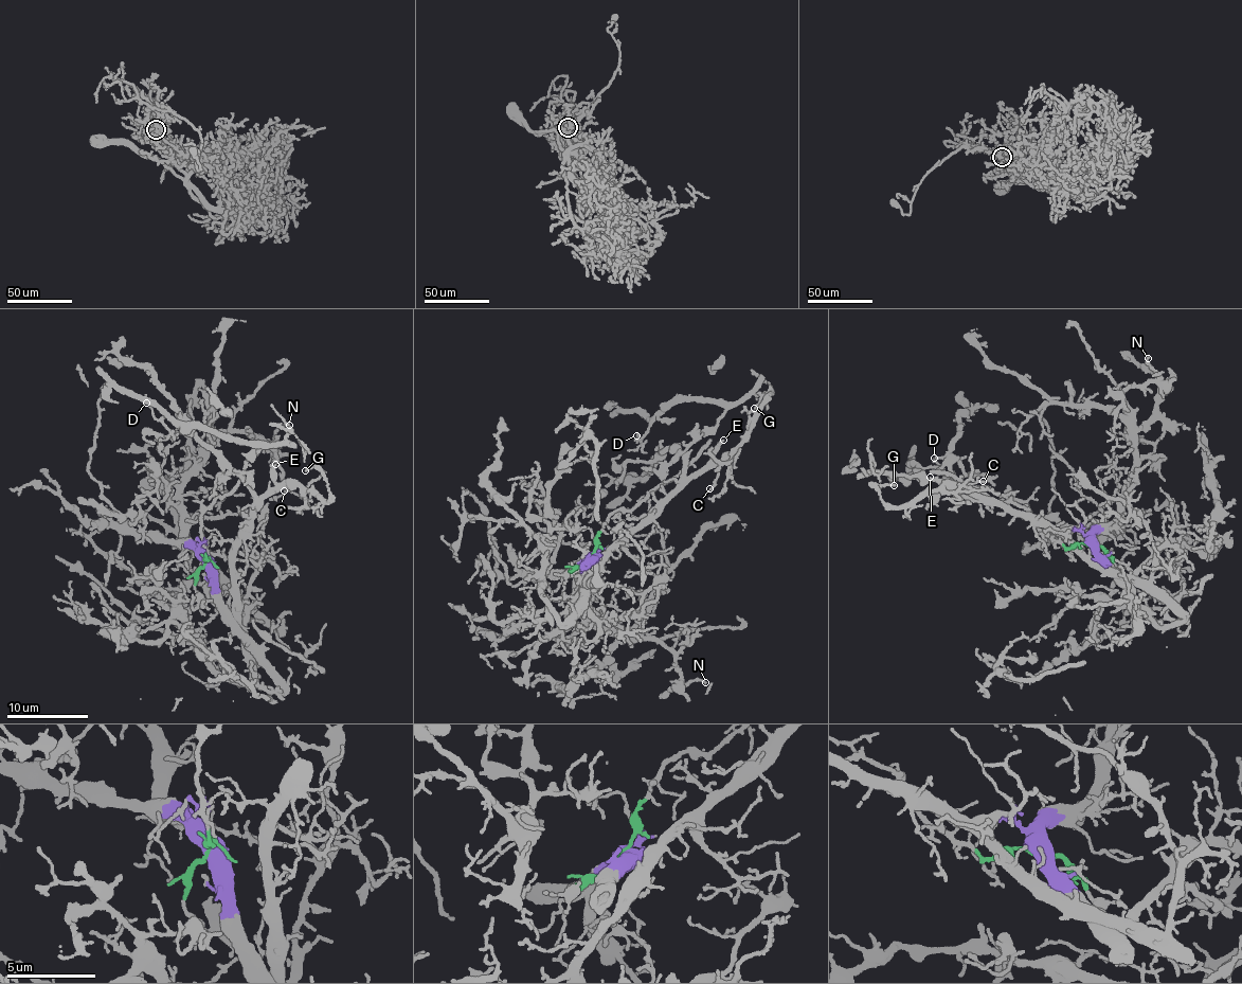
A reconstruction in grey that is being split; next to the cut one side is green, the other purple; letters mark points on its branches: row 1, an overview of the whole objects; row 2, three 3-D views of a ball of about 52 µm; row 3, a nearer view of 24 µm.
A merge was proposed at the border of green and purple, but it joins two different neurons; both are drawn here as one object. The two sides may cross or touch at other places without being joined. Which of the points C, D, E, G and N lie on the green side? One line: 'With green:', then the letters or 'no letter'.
With green: D

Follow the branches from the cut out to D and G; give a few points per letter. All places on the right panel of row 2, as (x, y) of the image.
D: (1090, 547), (1056, 543), (1027, 511), (946, 472), (894, 478), (903, 483), (929, 467), (940, 469), (934, 458)
G: (1090, 547), (1116, 575), (1096, 567), (1054, 532), (954, 483), (907, 504), (889, 505), (876, 486), (895, 485)

